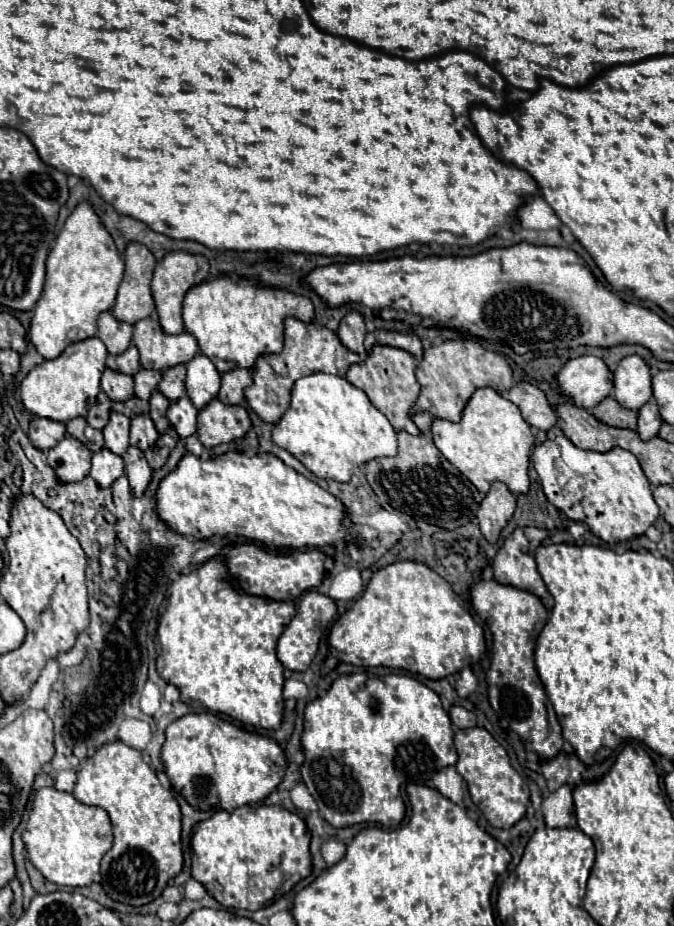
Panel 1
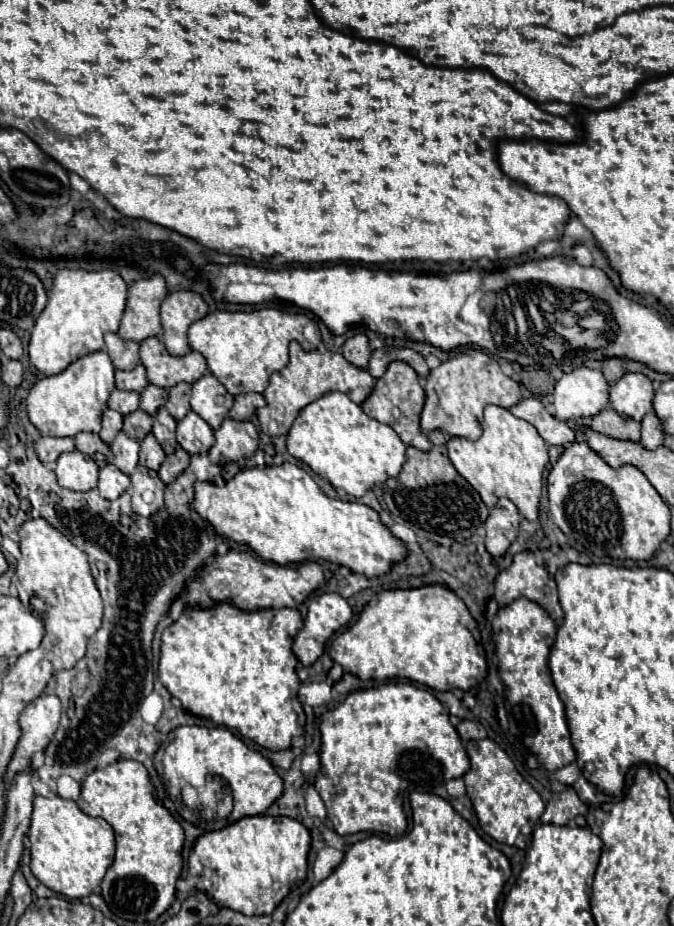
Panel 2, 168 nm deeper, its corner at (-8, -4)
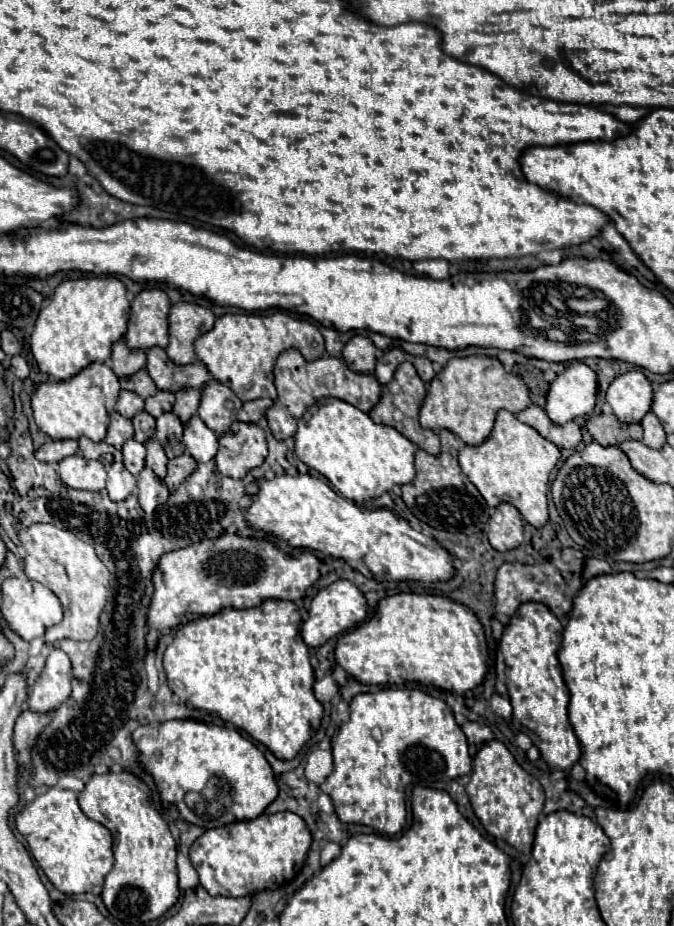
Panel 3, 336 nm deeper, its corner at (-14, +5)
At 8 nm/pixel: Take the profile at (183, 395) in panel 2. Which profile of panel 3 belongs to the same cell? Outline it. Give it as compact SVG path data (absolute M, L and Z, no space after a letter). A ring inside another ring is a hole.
M183 389L177 393L177 403L173 405L173 413L179 417L183 425L187 425L189 419L197 415L199 401L201 401L201 391L197 389Z

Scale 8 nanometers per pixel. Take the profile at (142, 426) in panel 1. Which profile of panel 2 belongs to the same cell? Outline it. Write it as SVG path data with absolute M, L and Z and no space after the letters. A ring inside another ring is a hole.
M147 434L143 440L141 440L141 450L139 450L139 464L147 466L147 468L153 468L153 470L159 470L161 462L165 460L165 452L161 448L161 444L157 442L157 438L153 434Z

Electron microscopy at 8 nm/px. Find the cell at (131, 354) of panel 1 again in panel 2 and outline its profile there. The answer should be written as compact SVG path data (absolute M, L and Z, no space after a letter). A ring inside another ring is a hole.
M137 364L133 370L117 370L115 382L119 390L135 390L135 392L141 392L149 384L143 364Z

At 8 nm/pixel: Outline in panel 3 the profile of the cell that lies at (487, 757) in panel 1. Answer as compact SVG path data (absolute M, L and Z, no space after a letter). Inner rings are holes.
M493 739L487 745L479 747L479 751L473 757L473 771L469 775L469 783L465 789L471 807L473 811L477 809L475 815L485 827L485 831L495 839L507 841L519 853L531 855L535 827L537 827L539 813L543 811L545 793L541 783L517 765L513 755L501 741Z

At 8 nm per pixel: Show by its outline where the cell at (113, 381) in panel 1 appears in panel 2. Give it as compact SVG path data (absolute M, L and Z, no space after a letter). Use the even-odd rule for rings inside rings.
M113 390L109 396L109 408L117 410L121 414L129 414L139 408L139 392L129 392L129 390Z

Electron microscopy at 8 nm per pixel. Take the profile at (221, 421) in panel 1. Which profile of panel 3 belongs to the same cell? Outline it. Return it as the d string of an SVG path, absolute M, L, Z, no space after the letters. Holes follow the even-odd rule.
M233 421L231 431L219 439L215 465L221 475L243 479L251 469L263 465L267 457L265 433L259 425Z

